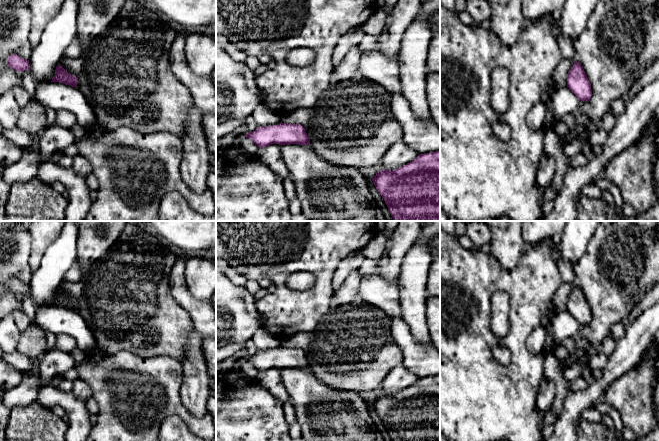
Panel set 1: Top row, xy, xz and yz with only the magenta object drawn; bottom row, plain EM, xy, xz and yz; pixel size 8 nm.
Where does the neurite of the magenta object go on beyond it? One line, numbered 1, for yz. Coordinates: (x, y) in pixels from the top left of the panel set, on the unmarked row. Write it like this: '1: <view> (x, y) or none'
1: none

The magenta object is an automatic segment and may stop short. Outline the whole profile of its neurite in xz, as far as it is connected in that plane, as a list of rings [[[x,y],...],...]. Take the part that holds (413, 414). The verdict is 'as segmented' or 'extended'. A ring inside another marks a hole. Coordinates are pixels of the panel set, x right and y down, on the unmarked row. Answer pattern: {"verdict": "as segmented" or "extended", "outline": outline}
{"verdict": "as segmented", "outline": [[[440,374],[419,378],[412,386],[395,394],[377,396],[372,403],[392,441],[440,441]]]}

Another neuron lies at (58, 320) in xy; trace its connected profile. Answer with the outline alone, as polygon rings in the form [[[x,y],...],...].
[[[45,306],[36,310],[36,325],[53,334],[66,334],[75,339],[77,348],[85,354],[97,349],[93,328],[77,311],[60,306]]]

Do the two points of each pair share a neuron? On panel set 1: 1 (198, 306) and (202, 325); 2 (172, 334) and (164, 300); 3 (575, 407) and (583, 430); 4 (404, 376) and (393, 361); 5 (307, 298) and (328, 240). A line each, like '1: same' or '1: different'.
1: same
2: same
3: different
4: different
5: same

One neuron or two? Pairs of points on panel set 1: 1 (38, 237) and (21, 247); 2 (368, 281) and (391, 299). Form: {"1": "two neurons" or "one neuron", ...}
{"1": "two neurons", "2": "one neuron"}

